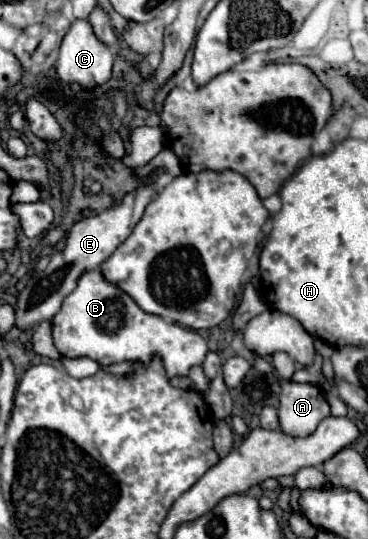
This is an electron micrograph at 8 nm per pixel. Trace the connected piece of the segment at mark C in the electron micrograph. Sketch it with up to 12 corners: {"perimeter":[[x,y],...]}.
{"perimeter":[[87,19],[63,37],[55,69],[65,83],[111,77],[113,47]]}

